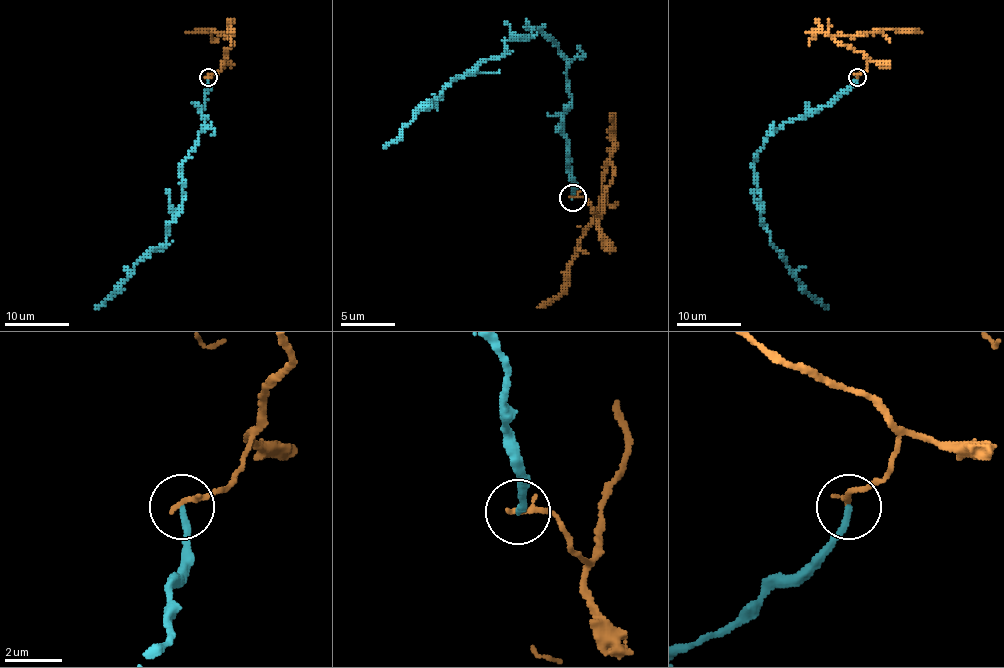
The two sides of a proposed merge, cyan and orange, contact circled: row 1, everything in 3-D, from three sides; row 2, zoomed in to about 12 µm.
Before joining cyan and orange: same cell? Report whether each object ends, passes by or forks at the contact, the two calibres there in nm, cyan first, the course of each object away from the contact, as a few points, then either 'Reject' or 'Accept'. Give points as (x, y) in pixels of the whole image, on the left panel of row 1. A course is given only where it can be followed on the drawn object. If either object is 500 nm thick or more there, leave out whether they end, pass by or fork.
At the ring cyan ends. At the ring orange ends. Thickness 240 nm (cyan) against 180 nm. Course of cyan: (207, 76), (202, 112), (207, 118), (181, 166), (183, 203), (167, 227), (167, 242), (152, 248), (95, 308). Course of orange: (207, 76), (222, 68), (231, 46), (230, 38), (212, 30), (186, 33). Reject

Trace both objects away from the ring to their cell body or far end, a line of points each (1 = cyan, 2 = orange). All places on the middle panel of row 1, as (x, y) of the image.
1: (572, 196), (566, 59), (529, 24), (531, 38), (510, 38), (499, 57), (480, 59), (383, 148)
2: (572, 196), (583, 196), (599, 215), (612, 175), (610, 161), (599, 213), (566, 269), (566, 285), (537, 307)

